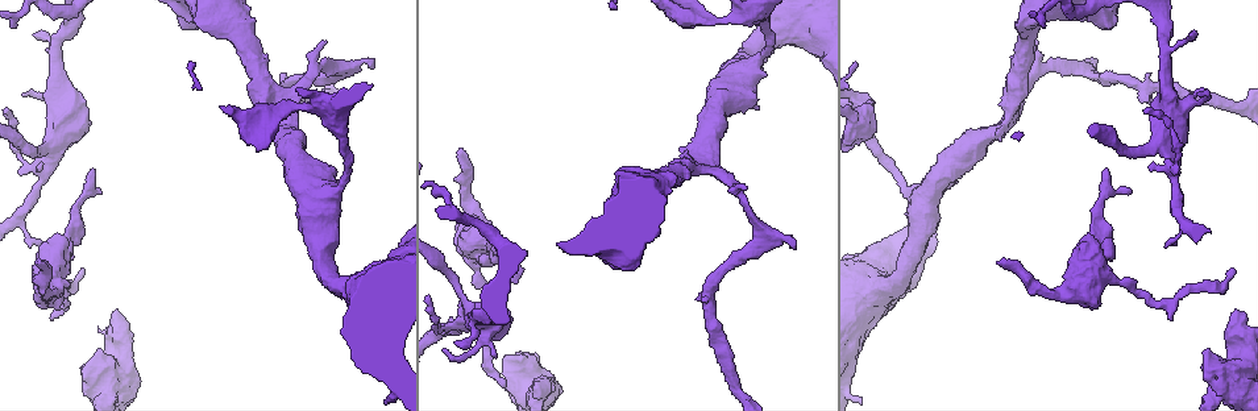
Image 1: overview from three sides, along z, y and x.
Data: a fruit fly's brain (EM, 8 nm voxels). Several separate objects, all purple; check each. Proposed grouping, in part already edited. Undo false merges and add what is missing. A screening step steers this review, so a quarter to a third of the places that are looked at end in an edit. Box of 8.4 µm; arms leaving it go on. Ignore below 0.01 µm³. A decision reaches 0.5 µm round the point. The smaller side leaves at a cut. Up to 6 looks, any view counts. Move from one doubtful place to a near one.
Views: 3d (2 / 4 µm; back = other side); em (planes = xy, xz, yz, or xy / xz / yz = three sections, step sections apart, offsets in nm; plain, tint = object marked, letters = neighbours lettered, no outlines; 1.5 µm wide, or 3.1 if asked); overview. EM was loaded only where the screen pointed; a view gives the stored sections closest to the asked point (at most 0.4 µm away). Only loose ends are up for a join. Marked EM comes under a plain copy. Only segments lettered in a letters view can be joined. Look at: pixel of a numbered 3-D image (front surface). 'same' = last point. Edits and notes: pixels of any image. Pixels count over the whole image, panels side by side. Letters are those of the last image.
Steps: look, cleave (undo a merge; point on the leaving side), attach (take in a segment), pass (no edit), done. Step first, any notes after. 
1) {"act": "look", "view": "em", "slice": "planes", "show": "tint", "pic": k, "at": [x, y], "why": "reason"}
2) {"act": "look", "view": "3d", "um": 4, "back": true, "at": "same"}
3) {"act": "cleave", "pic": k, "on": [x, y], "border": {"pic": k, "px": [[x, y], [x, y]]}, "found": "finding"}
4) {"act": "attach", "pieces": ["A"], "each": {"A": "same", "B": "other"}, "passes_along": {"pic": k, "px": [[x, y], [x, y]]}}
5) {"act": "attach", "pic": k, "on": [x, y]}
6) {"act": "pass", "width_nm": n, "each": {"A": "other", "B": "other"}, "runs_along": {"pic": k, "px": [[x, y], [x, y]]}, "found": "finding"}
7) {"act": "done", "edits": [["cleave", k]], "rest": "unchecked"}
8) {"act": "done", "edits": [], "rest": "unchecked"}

{"act": "look", "view": "3d", "um": 2, "pic": 1, "at": [40, 244], "why": "branch stops here"}

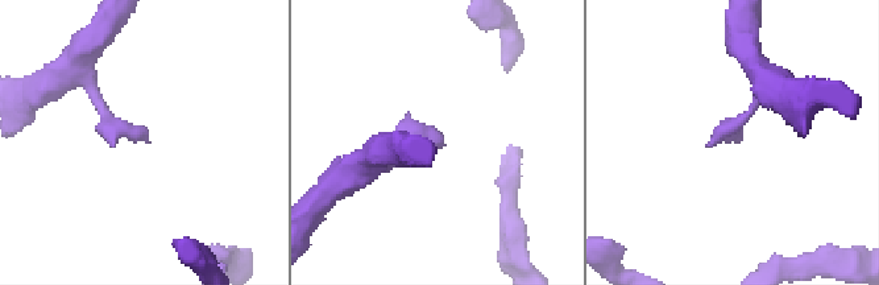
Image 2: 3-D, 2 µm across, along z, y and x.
{"act": "look", "view": "em", "slice": "planes", "show": "letters", "pic": 2, "at": [146, 141]}

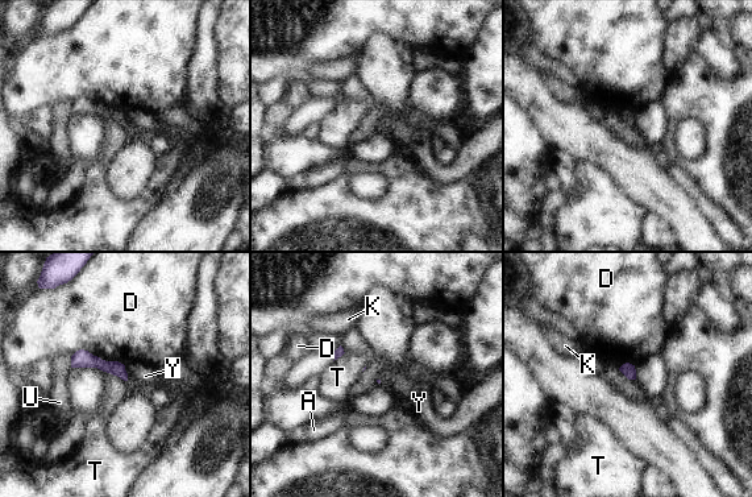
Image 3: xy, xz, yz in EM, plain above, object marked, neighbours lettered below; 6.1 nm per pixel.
{"act": "pass", "each": {"A": "other", "D": "other", "K": "other", "T": "other", "U": "other", "Y": "other"}, "runs_along": {"pic": 3, "px": [[74, 359], [113, 367], [124, 376]]}, "found": "none of them fits"}

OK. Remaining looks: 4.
{"act": "look", "view": "em", "slice": "planes", "show": "tint", "pic": 1, "at": [1203, 89]}

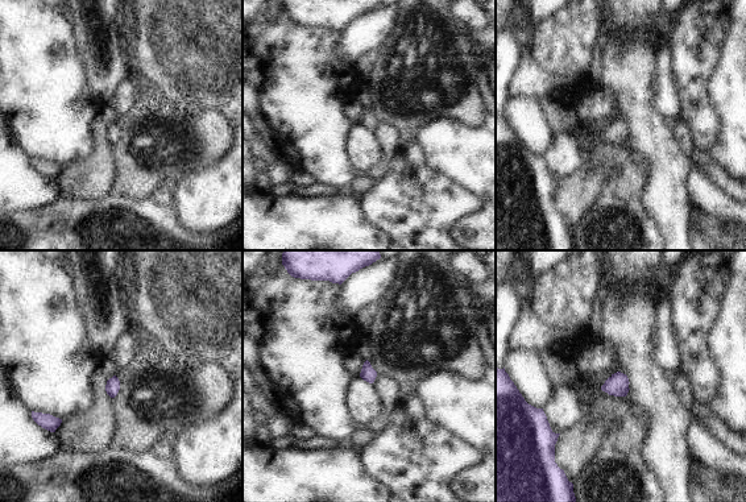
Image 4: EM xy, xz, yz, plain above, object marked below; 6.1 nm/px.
{"act": "look", "view": "em", "slice": "planes", "show": "letters", "at": "same", "why": "see the neighbours"}

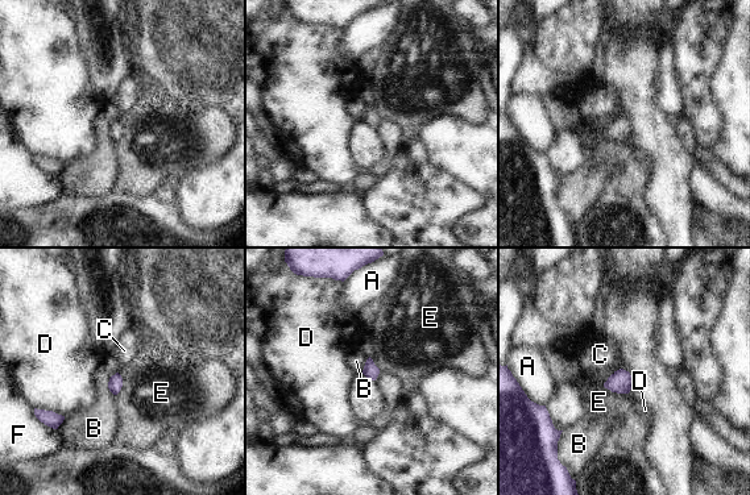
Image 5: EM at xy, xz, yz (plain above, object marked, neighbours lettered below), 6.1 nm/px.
{"act": "pass", "each": {"A": "other", "B": "other", "C": "other", "D": "other", "E": "other", "F": "other"}, "border": {"pic": 5, "px": [[117, 371], [108, 382], [114, 395]]}, "found": "none of them fits"}

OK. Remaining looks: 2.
{"act": "done", "edits": [], "rest": "unchecked"}

